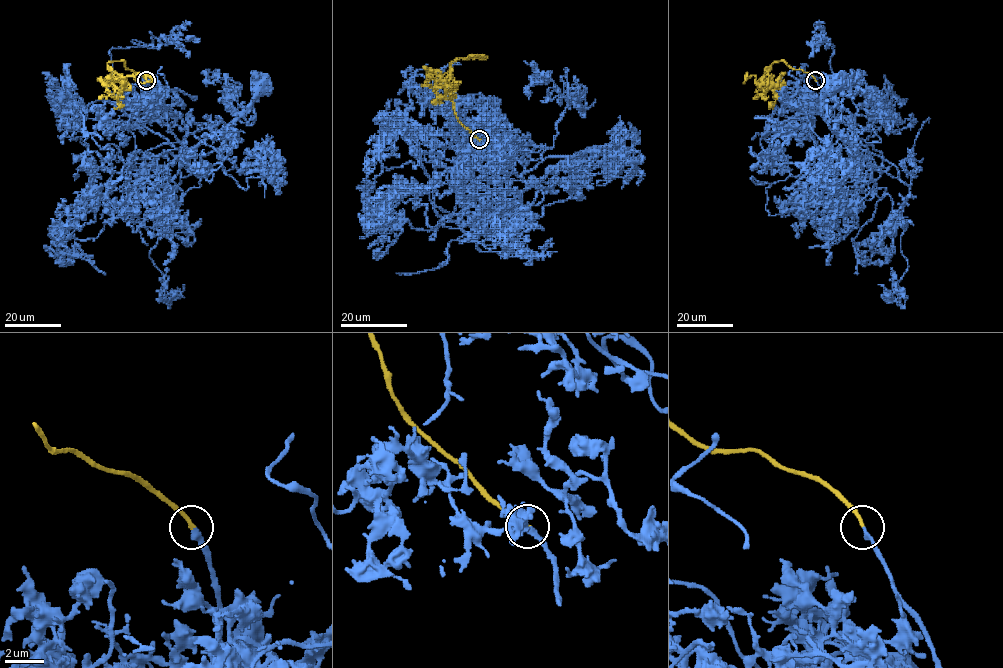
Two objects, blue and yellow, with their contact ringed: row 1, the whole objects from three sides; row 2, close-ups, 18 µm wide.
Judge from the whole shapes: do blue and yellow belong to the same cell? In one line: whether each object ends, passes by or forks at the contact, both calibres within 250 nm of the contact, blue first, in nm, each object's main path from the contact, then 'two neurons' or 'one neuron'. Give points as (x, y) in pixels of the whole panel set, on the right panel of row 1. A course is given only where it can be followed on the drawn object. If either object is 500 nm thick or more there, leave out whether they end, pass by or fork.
blue ends | yellow ends | 260/200 nm | blue via (815, 80), (828, 110), (850, 126), (852, 154), (852, 148), (823, 115), (822, 102), (834, 86) | yellow via (815, 80), (809, 73), (778, 60), (758, 84), (763, 89), (778, 89), (781, 74) | one neuron

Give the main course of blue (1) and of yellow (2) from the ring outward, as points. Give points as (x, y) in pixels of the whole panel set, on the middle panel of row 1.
1: (479, 139), (484, 149), (477, 180), (531, 186), (588, 148), (604, 148), (620, 164), (614, 162)
2: (479, 139), (456, 117), (451, 100), (440, 96), (432, 88), (450, 72), (450, 86), (439, 98), (450, 99)

